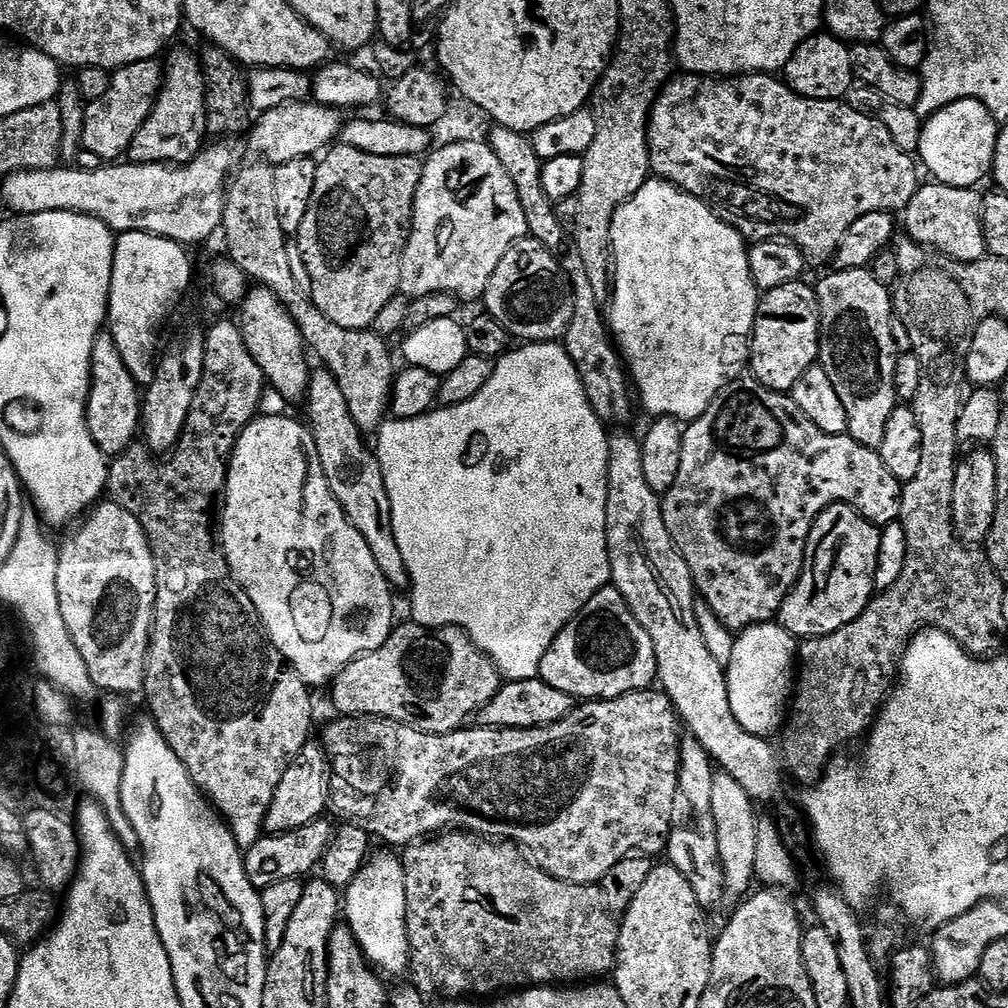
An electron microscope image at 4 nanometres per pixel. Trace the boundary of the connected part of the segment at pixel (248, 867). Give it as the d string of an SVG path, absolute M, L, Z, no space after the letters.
M321 818L310 822L306 826L298 826L298 830L264 834L254 846L250 846L243 853L246 878L257 890L266 886L274 886L274 882L300 880L321 867L326 850L330 846L334 835L334 824L328 818Z

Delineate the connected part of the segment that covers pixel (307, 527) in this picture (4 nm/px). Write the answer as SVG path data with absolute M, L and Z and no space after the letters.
M291 415L282 416L261 416L248 424L242 430L238 442L232 451L232 461L228 463L228 482L224 486L222 493L222 515L218 520L218 536L222 541L224 556L228 560L228 569L232 572L232 579L237 584L244 587L244 592L248 596L248 603L260 616L261 625L267 635L268 641L280 651L285 662L308 683L309 689L317 690L323 686L331 685L336 675L345 666L356 660L367 652L378 650L386 638L390 638L397 619L396 612L392 609L392 595L394 589L386 582L386 578L380 570L378 564L374 562L374 554L370 554L370 546L366 546L366 540L346 518L342 506L338 506L338 498L330 494L330 486L322 474L322 462L318 462L318 450L314 446L312 433L308 431L303 423L291 420Z

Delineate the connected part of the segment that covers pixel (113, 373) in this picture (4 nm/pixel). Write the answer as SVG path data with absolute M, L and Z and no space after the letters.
M100 331L96 335L92 351L92 385L88 391L84 413L86 414L86 426L90 430L90 438L94 438L98 450L104 457L118 457L132 447L141 431L141 403L141 385L136 384L132 375L126 370L122 362L122 354L118 354L118 346L114 346L111 332Z

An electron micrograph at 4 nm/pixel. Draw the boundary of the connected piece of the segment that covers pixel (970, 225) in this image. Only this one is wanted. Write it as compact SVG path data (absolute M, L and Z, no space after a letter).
M937 182L929 183L921 183L914 198L910 198L910 202L902 209L903 231L915 244L932 248L958 262L985 259L986 249L982 234L983 195L975 187L959 188Z

